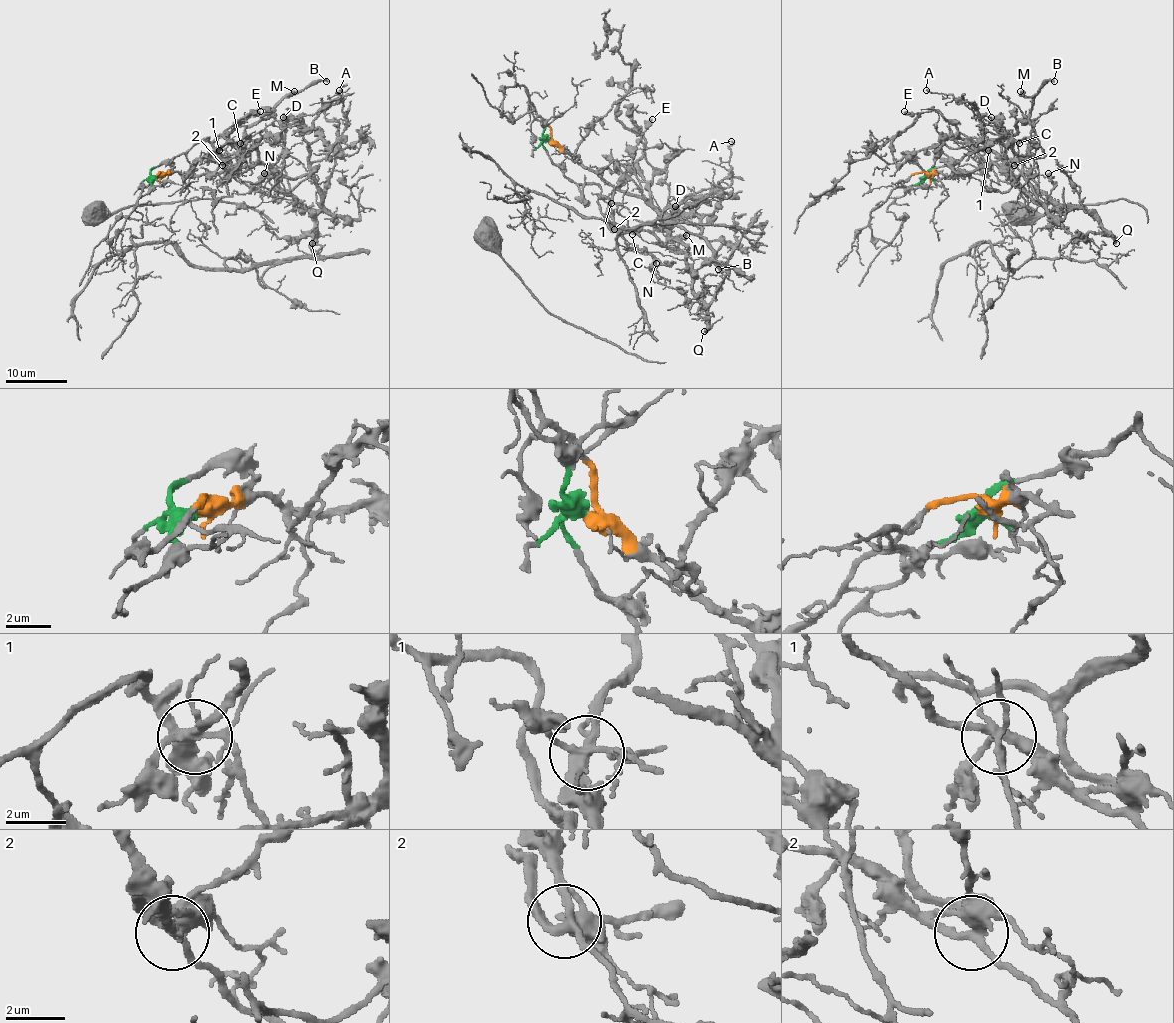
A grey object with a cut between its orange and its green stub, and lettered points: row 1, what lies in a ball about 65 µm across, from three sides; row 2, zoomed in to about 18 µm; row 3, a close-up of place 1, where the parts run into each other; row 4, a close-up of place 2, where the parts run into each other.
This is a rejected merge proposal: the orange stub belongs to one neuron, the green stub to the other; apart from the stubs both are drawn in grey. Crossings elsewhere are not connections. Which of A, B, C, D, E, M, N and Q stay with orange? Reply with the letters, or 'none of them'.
A, C, D, Q

